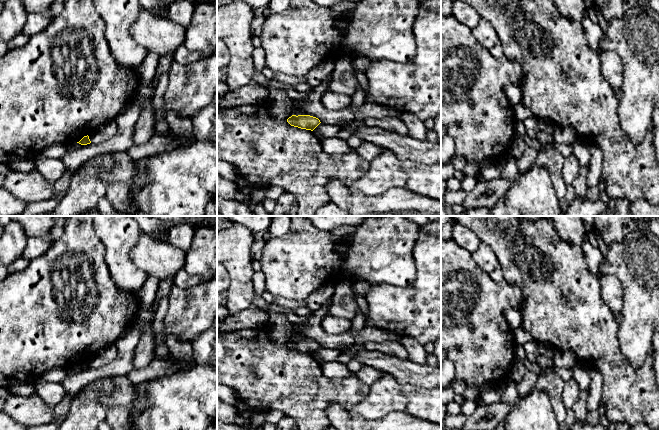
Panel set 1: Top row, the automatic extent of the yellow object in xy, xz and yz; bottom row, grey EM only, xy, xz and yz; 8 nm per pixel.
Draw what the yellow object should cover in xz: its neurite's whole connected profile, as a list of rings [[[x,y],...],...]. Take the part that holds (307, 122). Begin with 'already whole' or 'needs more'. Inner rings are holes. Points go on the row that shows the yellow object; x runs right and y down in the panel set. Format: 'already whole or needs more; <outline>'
already whole; [[[292,115],[287,122],[294,127],[313,131],[321,122],[318,118],[310,115]]]

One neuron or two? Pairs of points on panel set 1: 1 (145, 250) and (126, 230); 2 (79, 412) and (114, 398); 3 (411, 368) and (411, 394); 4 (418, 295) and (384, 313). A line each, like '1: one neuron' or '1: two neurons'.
1: two neurons
2: two neurons
3: two neurons
4: one neuron

